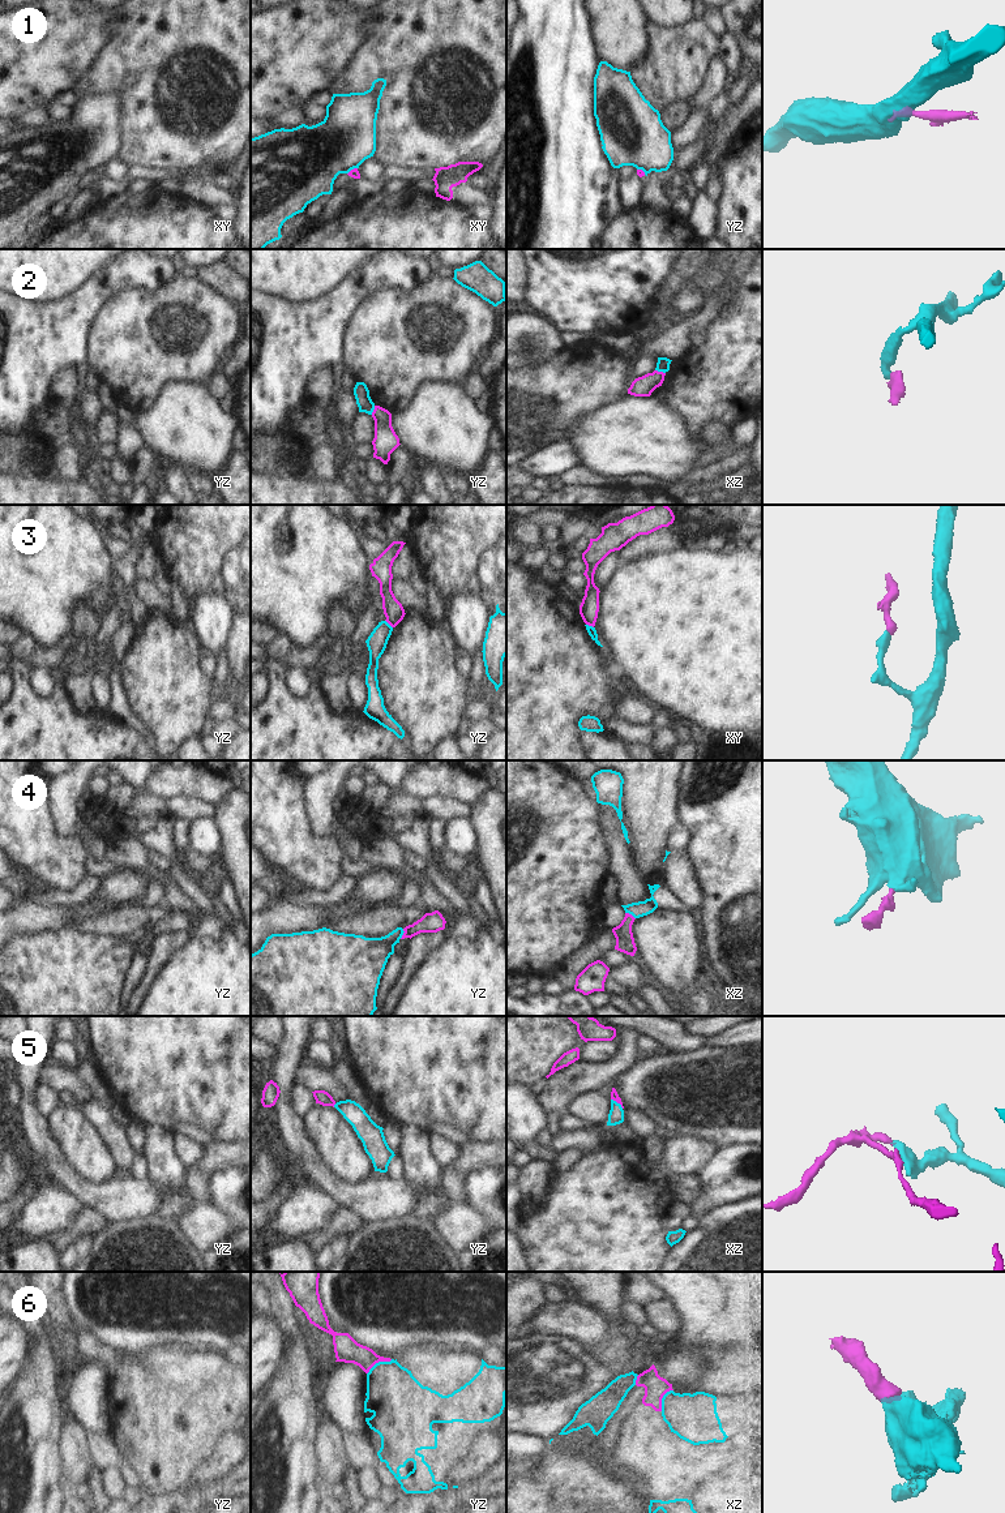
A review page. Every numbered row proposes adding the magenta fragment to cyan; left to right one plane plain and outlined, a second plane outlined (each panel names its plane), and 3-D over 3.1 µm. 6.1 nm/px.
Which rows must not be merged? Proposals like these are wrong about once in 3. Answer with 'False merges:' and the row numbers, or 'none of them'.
False merges: 1, 2, 3, 6

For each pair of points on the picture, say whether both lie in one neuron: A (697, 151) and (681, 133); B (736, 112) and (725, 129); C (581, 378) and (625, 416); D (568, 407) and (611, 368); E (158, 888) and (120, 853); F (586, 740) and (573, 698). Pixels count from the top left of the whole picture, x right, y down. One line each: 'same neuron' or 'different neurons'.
A: different neurons
B: same neuron
C: different neurons
D: same neuron
E: different neurons
F: different neurons

